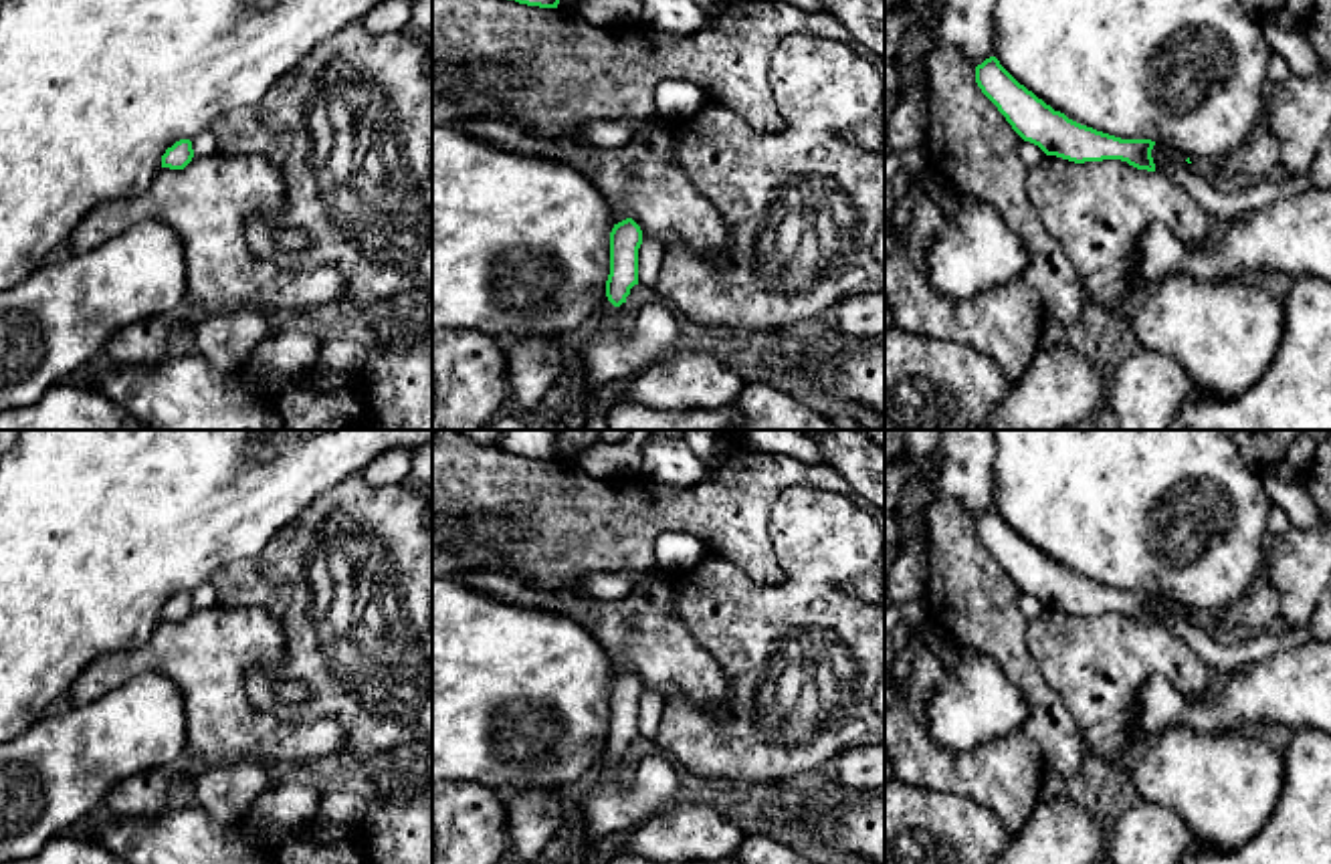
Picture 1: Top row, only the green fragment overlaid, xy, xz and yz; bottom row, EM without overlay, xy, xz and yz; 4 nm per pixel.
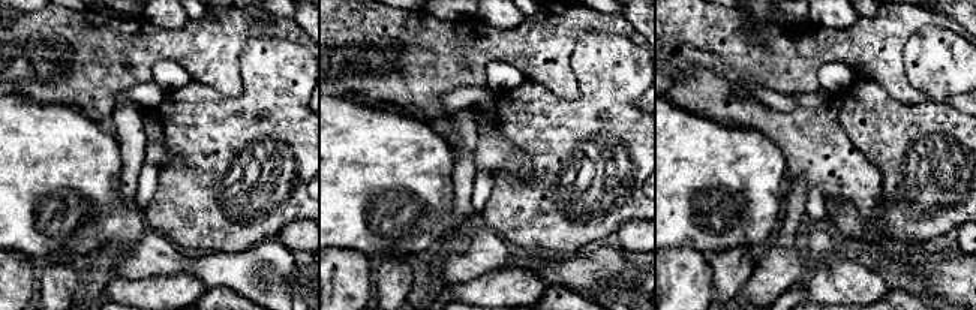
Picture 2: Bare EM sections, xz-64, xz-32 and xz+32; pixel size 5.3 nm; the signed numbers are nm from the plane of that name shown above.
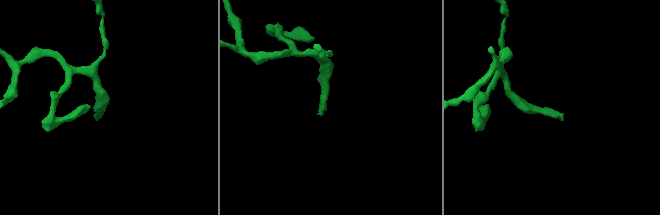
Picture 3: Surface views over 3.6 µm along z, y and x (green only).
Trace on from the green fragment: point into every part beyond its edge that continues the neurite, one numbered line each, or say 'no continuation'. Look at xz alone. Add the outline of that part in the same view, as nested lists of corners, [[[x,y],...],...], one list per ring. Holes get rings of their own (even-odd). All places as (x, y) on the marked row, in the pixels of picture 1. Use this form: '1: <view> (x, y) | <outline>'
1: xz (610, 311) | [[[628,295],[630,297],[630,295]],[[608,297],[604,299],[602,303],[602,311],[608,319],[618,319],[618,317],[624,317],[626,315],[626,309],[628,309],[628,297],[626,301],[620,305],[620,307],[614,307]]]

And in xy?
no continuation

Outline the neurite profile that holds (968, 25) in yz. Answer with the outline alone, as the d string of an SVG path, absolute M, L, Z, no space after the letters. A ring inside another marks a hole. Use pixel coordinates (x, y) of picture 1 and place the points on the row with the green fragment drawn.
M941 0L941 4L935 48L945 44L955 46L974 67L994 57L996 0Z

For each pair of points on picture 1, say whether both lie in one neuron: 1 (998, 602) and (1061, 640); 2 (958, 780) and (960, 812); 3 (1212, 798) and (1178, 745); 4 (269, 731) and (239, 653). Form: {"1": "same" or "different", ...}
{"1": "different", "2": "different", "3": "same", "4": "same"}

